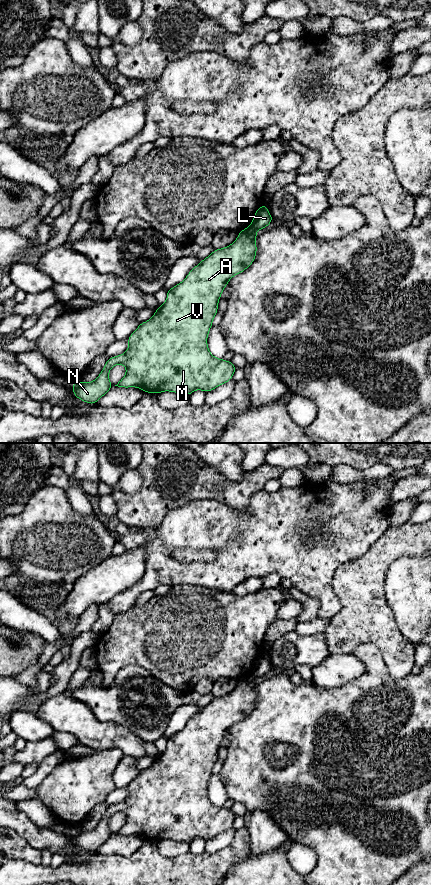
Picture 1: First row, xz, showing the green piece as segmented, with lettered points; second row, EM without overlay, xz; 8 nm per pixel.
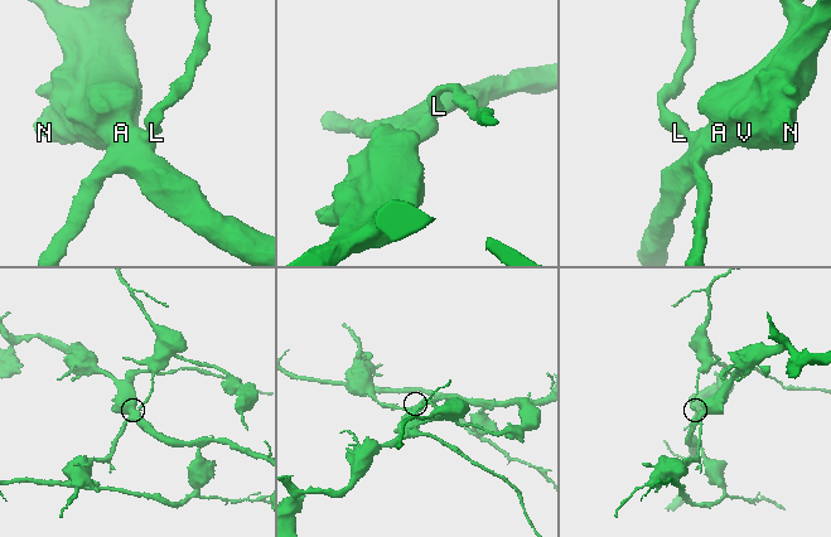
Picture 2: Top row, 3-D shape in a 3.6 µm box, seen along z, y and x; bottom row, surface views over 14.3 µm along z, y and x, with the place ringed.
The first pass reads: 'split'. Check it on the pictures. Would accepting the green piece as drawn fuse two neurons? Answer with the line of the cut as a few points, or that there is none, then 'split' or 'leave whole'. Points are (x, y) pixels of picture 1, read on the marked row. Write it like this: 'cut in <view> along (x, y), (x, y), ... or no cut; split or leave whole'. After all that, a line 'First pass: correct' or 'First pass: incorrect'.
cut in xz along (250, 225), (256, 230); split
First pass: correct

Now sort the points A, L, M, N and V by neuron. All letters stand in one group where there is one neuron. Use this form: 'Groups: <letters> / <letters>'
Groups: A M N V / L

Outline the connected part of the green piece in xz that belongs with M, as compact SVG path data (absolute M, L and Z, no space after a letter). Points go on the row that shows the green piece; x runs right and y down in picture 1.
M252 226L239 231L231 245L215 249L190 270L182 282L167 289L166 302L127 338L127 351L110 357L94 381L75 381L72 385L74 396L88 404L96 404L113 387L109 371L119 364L126 367L126 374L115 386L140 388L144 393L156 395L164 391L188 396L195 390L207 393L231 381L237 368L231 361L214 357L208 349L207 338L224 288L232 277L245 271L255 260L256 231Z

